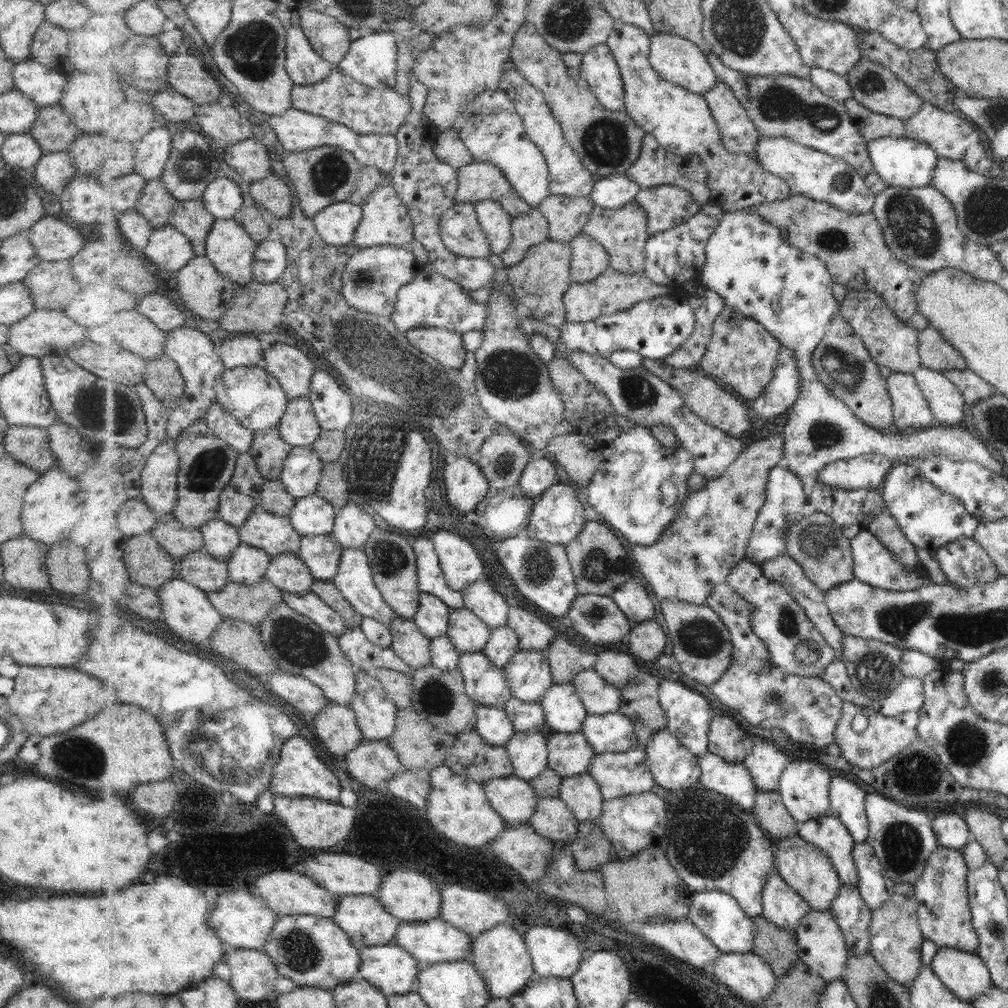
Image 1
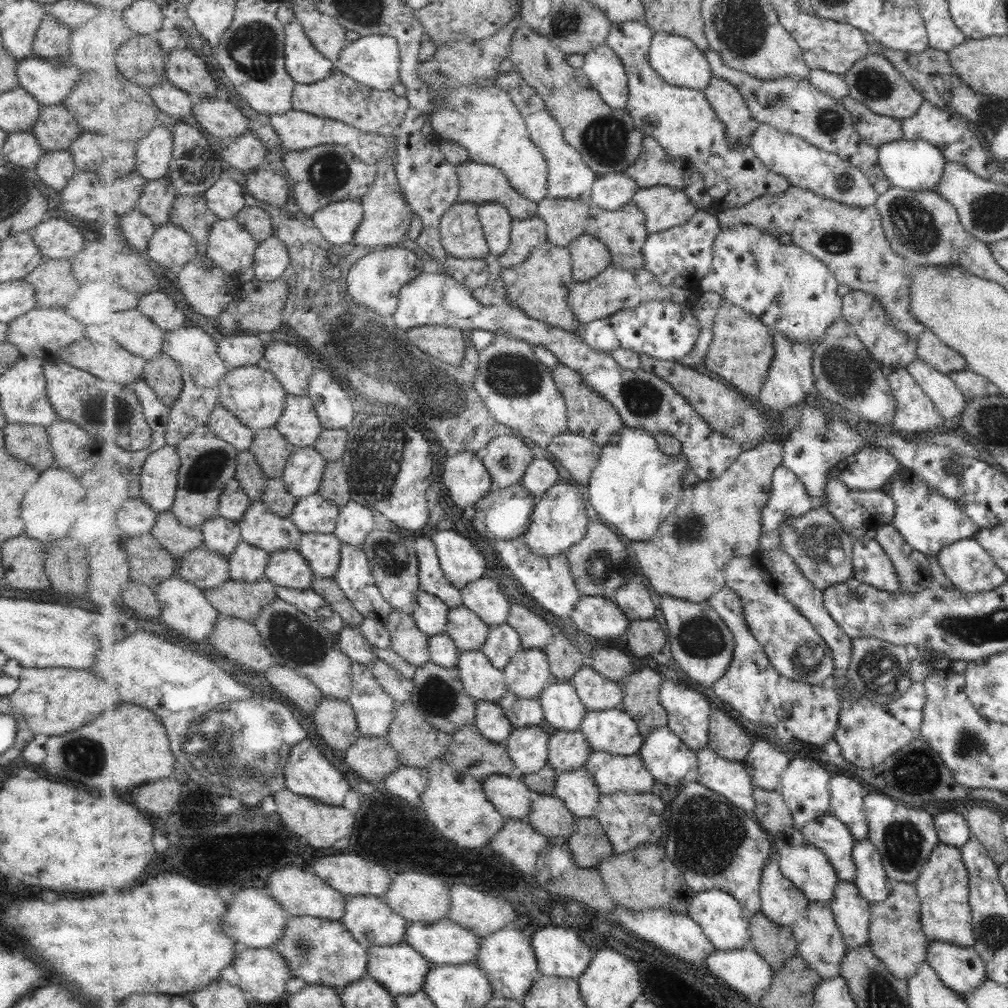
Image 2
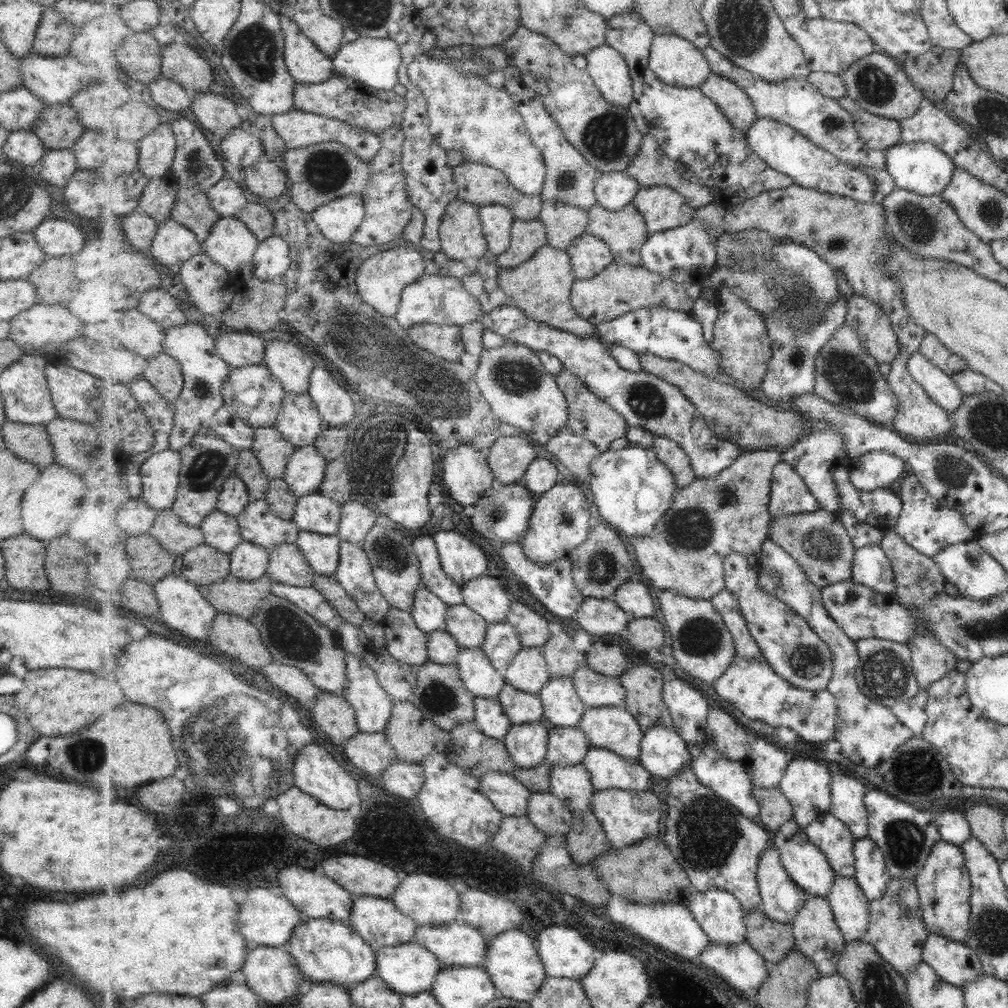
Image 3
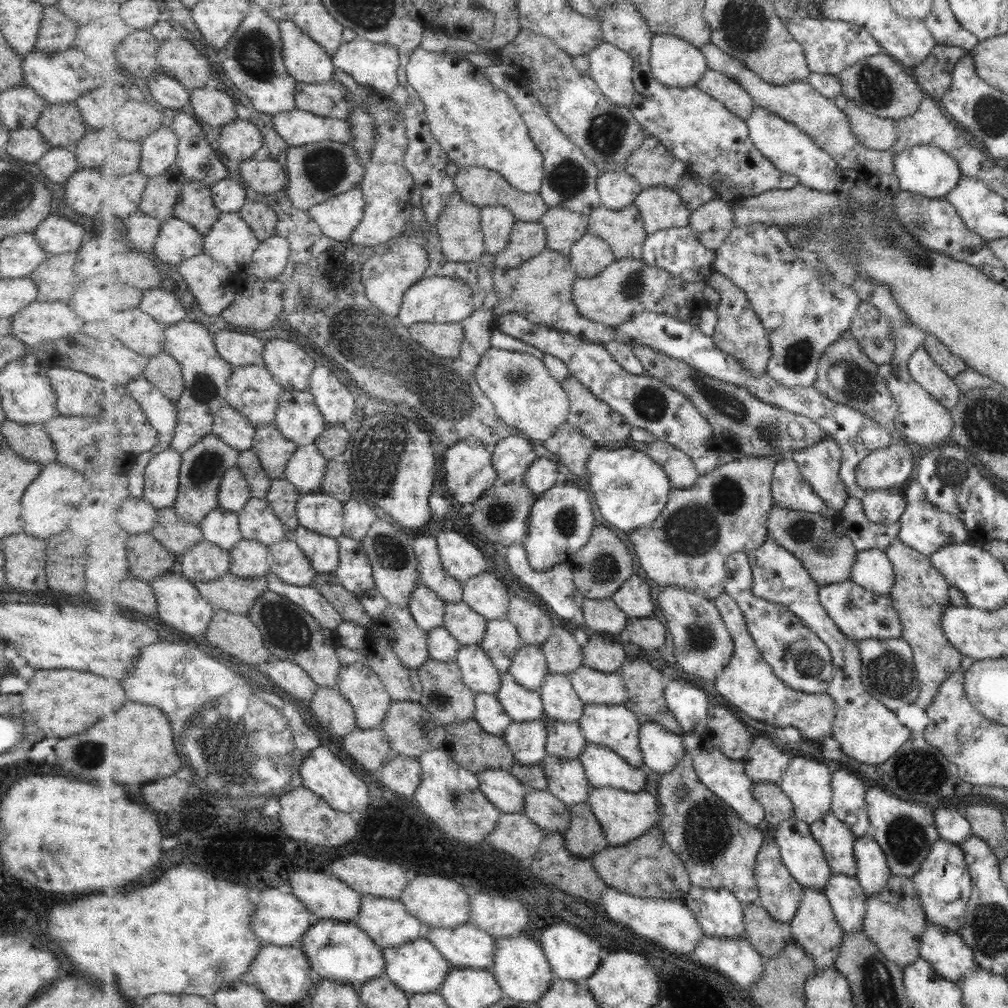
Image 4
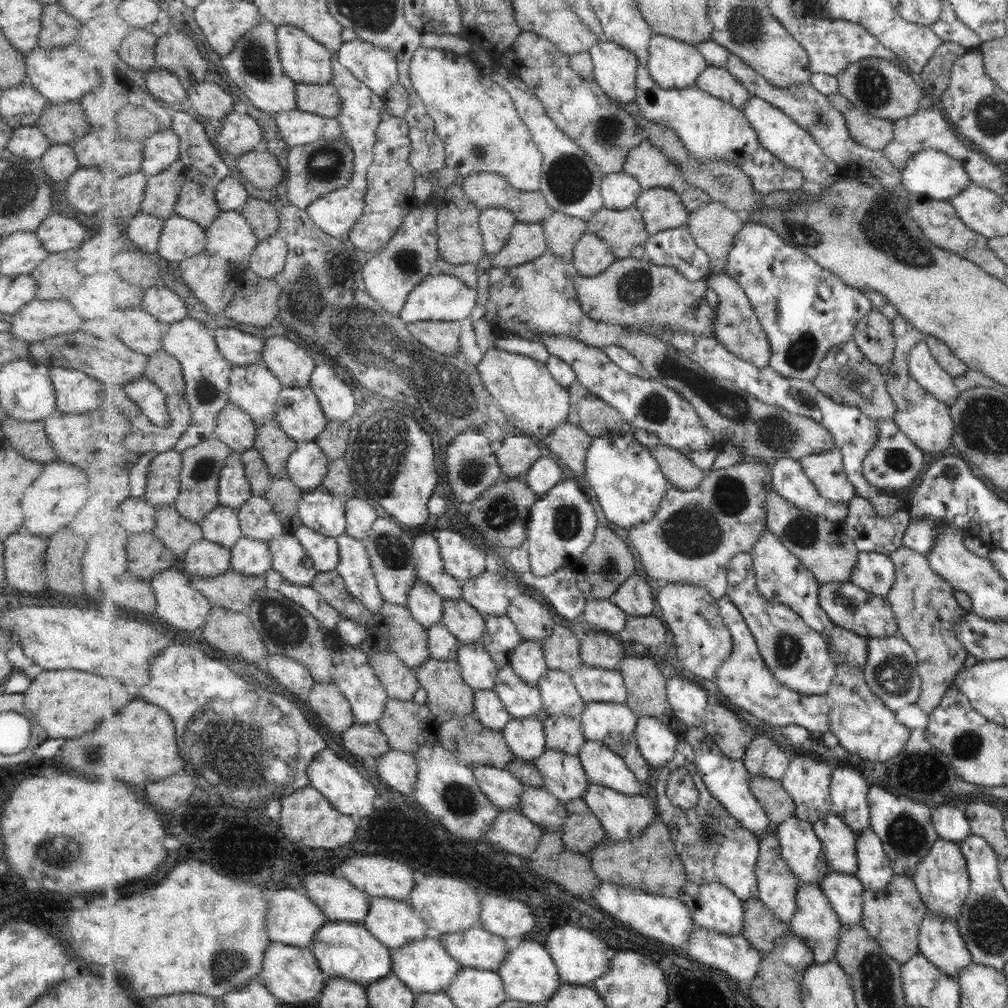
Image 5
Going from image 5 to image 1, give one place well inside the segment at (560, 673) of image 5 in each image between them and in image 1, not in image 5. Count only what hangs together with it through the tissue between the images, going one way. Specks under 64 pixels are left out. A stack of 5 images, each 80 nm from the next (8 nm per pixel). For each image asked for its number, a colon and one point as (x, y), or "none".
1: (566, 713)
2: (564, 709)
3: (563, 707)
4: (562, 702)

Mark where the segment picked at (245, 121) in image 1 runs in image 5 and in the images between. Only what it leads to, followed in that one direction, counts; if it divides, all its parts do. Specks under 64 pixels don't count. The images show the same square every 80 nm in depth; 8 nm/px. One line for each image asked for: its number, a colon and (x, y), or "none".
2: (223, 119)
3: (216, 113)
4: (215, 108)
5: (210, 100)

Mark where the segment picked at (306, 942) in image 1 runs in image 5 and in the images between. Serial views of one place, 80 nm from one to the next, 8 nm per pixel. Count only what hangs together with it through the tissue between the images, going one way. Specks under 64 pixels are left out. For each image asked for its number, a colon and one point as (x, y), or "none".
2: (323, 951)
3: (326, 950)
4: (341, 951)
5: (348, 950)

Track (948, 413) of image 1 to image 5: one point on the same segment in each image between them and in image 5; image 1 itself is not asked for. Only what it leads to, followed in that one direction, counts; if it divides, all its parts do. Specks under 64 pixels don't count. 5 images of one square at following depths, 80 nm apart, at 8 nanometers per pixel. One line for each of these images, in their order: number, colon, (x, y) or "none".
2: (940, 389)
3: (938, 385)
4: (924, 371)
5: (929, 375)

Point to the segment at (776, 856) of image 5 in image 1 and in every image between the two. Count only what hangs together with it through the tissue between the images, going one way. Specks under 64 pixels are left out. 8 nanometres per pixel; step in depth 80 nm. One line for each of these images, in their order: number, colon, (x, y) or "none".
1: (783, 905)
2: (783, 902)
3: (782, 899)
4: (779, 892)

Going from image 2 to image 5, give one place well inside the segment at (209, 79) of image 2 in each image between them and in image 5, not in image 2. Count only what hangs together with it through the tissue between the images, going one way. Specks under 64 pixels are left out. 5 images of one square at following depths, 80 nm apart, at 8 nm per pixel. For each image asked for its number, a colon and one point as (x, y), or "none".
3: (181, 64)
4: (180, 59)
5: (177, 53)

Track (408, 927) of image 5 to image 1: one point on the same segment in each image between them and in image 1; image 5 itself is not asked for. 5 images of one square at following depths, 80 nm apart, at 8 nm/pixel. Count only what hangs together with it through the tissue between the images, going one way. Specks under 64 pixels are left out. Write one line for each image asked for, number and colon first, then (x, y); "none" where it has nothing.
1: (363, 917)
2: (370, 918)
3: (378, 920)
4: (387, 921)

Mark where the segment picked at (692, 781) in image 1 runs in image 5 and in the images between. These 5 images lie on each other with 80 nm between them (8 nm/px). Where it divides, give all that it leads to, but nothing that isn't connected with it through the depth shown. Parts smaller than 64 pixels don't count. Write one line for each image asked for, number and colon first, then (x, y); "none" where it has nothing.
2: (671, 762)
3: (665, 754)
4: (663, 749)
5: (657, 742)

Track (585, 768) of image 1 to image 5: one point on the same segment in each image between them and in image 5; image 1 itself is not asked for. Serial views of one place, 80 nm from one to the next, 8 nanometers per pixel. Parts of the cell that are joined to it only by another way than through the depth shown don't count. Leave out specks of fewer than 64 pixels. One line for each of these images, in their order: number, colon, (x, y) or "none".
2: (569, 750)
3: (568, 746)
4: (565, 740)
5: (564, 733)

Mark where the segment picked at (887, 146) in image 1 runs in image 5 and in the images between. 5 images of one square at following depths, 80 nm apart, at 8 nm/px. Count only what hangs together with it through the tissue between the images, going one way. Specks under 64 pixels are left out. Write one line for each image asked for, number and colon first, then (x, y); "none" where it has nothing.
2: (911, 165)
3: (918, 166)
4: (924, 169)
5: (930, 173)

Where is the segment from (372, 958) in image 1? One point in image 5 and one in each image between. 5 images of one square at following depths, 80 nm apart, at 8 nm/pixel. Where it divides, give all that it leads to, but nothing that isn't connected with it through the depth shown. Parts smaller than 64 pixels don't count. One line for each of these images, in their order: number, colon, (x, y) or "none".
2: (400, 968)
3: (410, 968)
4: (418, 967)
5: (425, 966)

